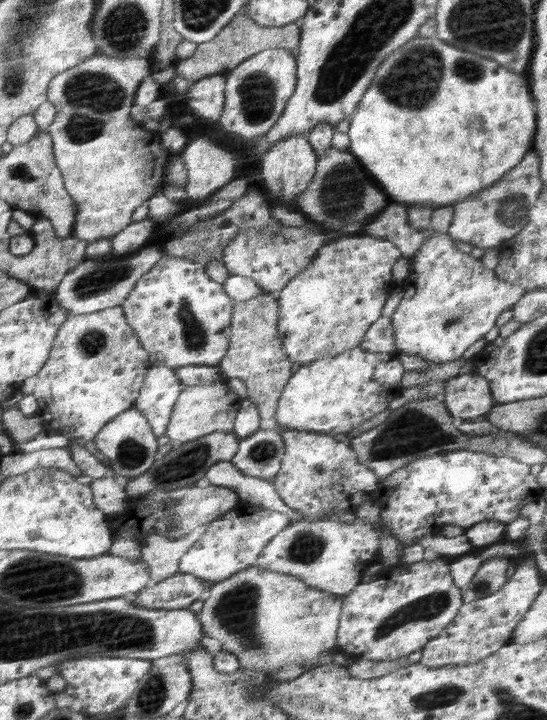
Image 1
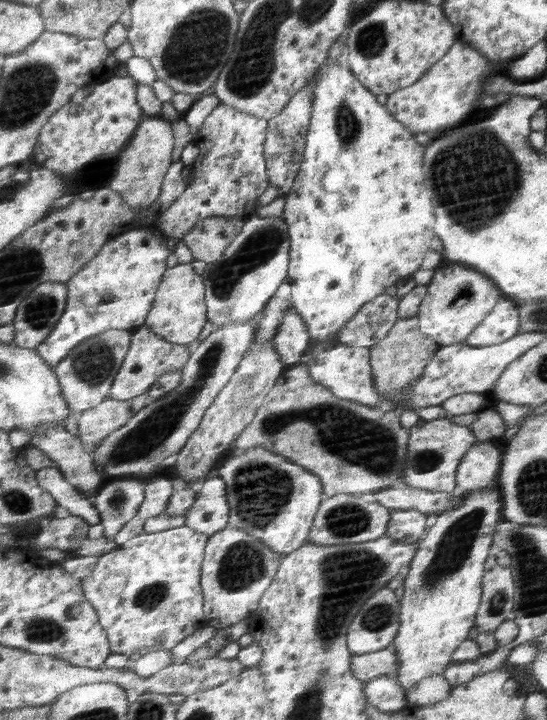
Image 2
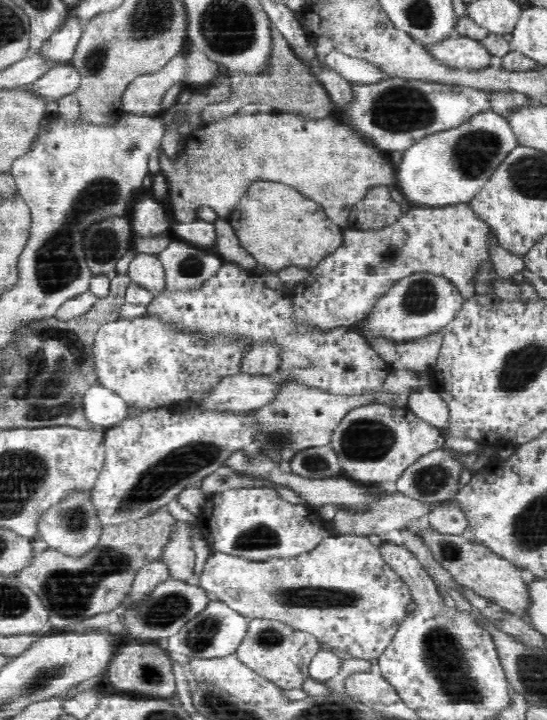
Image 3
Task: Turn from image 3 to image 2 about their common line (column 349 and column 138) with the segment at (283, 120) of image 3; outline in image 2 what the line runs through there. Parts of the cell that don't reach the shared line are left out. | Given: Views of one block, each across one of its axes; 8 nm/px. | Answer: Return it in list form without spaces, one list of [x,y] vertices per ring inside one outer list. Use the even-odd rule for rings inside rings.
[[[144,116],[134,138],[117,158],[118,166],[115,174],[110,177],[110,186],[120,192],[132,210],[142,214],[142,218],[146,218],[144,214],[159,200],[160,192],[163,192],[163,181],[174,162],[174,142],[174,130],[168,120],[161,116]]]

